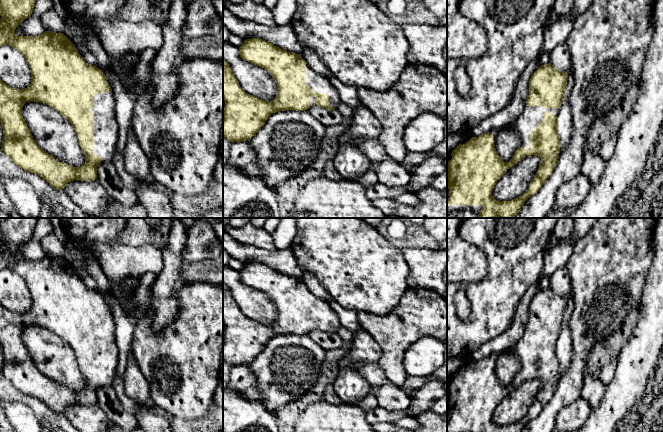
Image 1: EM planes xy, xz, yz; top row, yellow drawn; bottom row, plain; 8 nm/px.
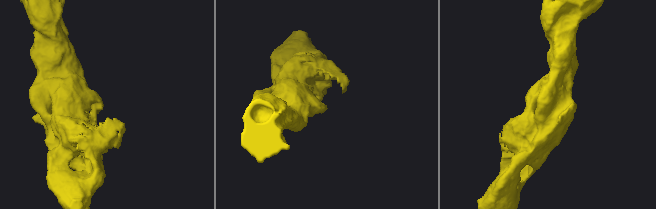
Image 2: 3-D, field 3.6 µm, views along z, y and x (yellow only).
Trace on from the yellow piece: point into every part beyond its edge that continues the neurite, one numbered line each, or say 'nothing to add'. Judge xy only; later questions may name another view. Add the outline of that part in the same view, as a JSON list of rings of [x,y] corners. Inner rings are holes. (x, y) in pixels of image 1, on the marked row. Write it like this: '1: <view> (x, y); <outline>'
1: xy (105, 126); [[[101,92],[94,96],[94,108],[89,112],[94,113],[94,154],[101,157],[101,162],[111,161],[116,151],[118,140],[118,125],[115,114],[115,97],[113,92]]]

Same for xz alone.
1: xz (319, 83); [[[306,64],[306,69],[306,85],[310,86],[314,93],[326,93],[329,96],[329,106],[336,109],[342,102],[337,88],[330,82],[329,78],[315,72],[308,64]]]

